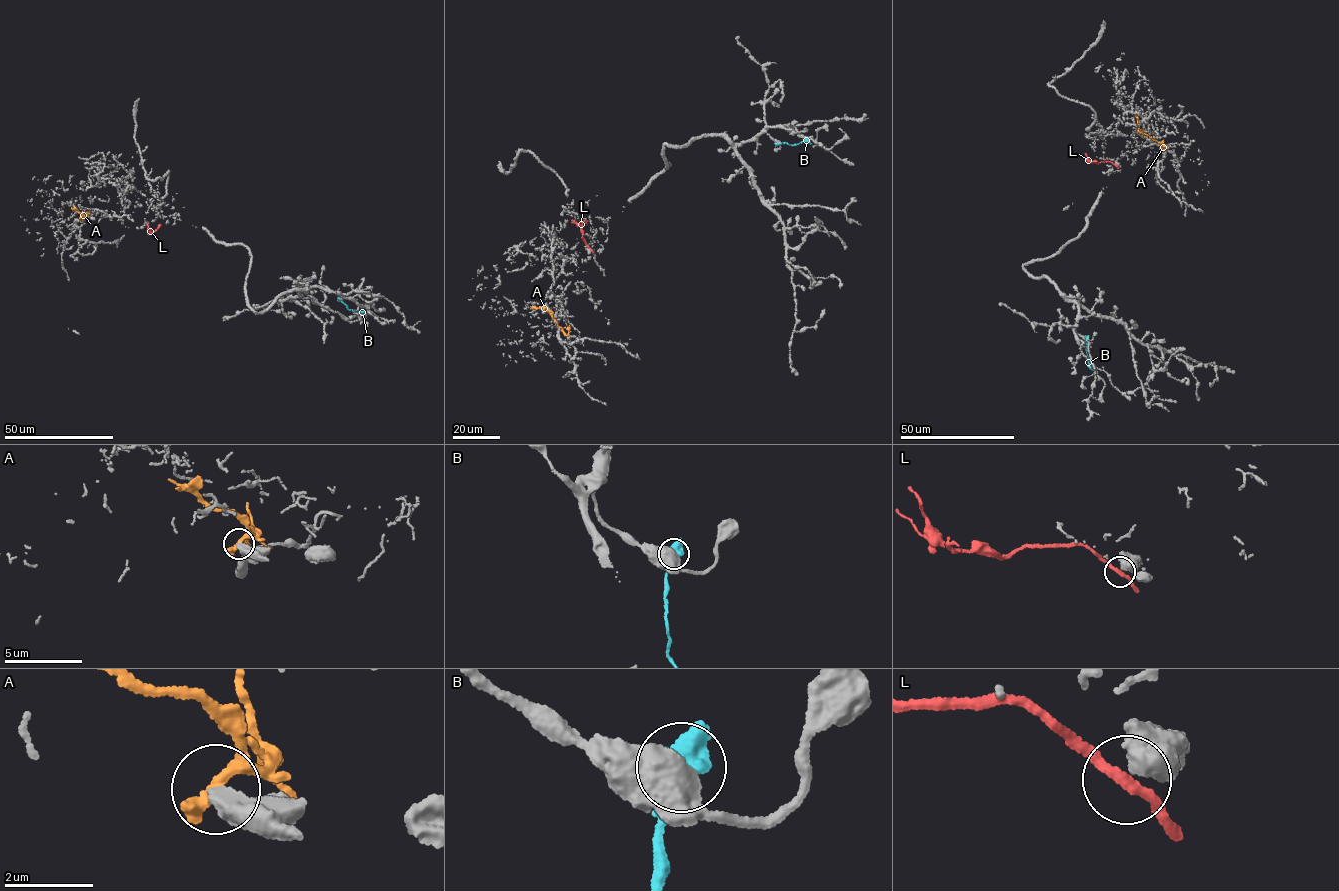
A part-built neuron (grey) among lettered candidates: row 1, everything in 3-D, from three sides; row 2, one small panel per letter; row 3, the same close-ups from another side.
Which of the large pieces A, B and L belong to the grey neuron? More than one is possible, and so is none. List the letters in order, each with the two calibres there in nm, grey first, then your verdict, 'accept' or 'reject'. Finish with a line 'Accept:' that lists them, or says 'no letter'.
A: 550/280 nm | reject
B: 700/500 nm | reject
L: 750/220 nm | reject
Accept: no letter

